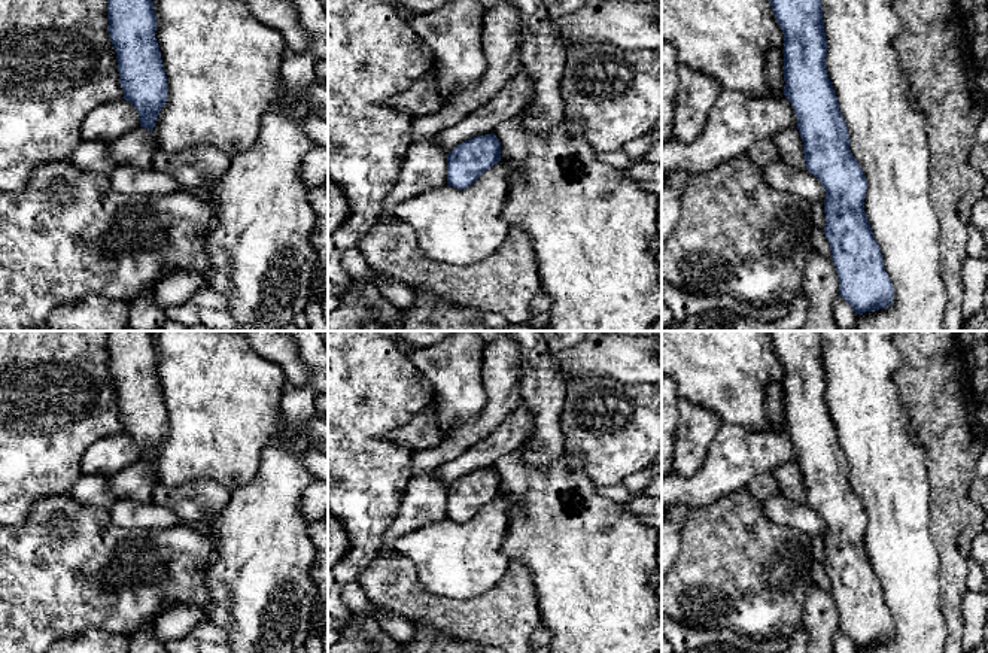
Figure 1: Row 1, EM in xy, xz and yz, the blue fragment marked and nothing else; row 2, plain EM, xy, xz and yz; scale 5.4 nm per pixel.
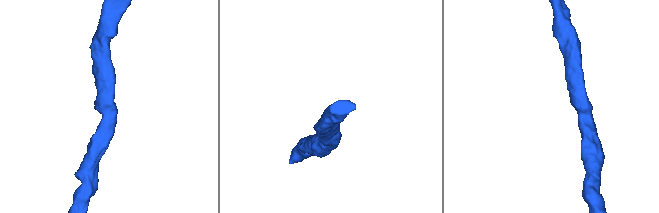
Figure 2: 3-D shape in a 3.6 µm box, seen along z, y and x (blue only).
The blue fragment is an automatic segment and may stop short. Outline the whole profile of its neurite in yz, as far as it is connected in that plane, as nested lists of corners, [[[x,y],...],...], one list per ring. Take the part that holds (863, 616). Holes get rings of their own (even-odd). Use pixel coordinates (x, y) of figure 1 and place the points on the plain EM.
[[[767,331],[784,368],[784,429],[797,450],[806,504],[824,520],[824,568],[839,611],[839,631],[863,649],[893,638],[894,622],[864,546],[867,516],[849,485],[849,468],[833,419],[827,410],[821,331]]]

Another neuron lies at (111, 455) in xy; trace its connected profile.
[[[121,432],[94,443],[82,456],[85,476],[112,477],[140,461],[140,450],[130,435]]]

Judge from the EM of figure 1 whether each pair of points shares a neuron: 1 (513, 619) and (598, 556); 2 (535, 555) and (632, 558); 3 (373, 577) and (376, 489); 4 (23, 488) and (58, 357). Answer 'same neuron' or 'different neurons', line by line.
1: different neurons
2: same neuron
3: different neurons
4: same neuron

